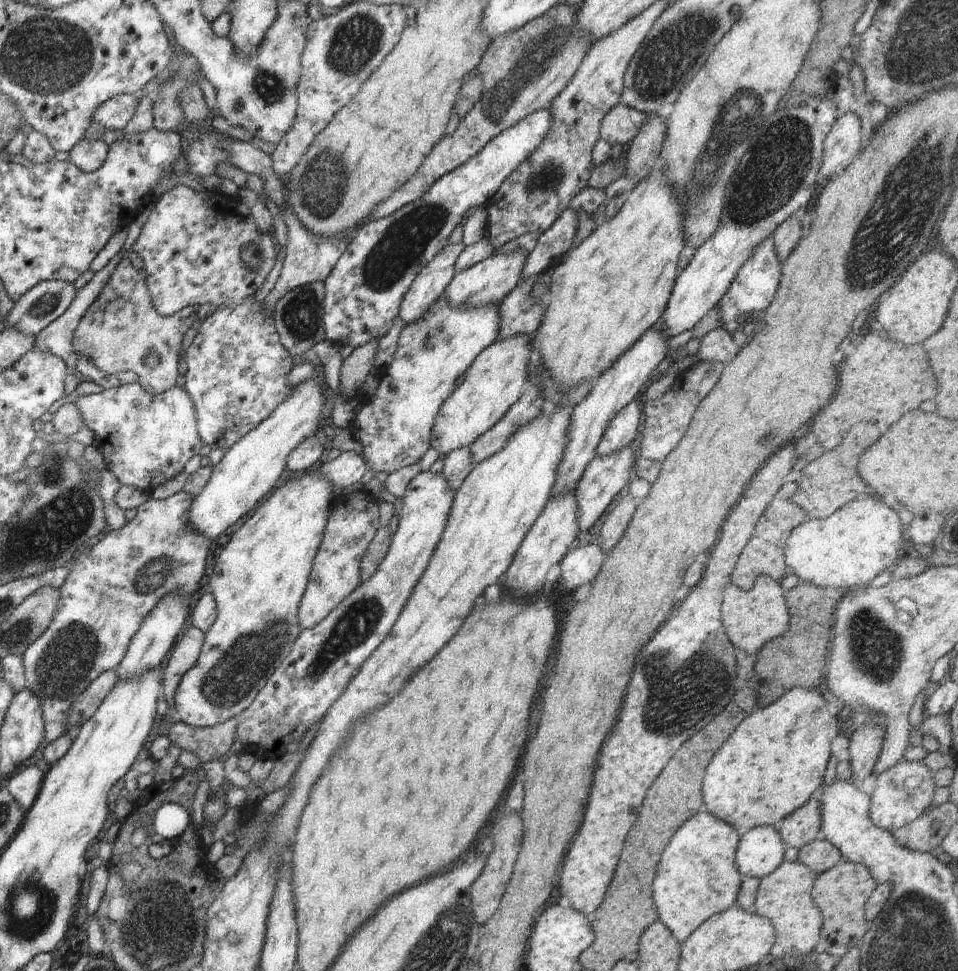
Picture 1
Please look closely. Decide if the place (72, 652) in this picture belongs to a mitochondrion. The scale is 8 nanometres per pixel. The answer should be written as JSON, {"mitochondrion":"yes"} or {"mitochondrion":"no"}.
{"mitochondrion":"yes"}

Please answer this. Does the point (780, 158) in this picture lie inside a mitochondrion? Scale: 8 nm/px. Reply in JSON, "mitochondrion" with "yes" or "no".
{"mitochondrion":"yes"}

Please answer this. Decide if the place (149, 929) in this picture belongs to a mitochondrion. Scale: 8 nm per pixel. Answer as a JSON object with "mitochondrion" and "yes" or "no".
{"mitochondrion":"yes"}

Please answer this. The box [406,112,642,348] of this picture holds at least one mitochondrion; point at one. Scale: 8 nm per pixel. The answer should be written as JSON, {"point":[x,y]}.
{"point":[548,178]}

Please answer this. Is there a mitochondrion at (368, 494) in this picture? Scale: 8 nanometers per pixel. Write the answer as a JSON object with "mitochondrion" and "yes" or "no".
{"mitochondrion":"no"}

